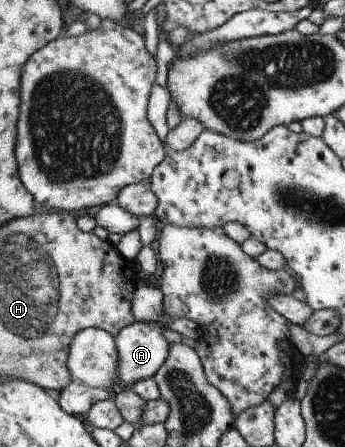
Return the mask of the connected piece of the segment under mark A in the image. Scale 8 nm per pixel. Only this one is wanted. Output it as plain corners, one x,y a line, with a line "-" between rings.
163,311
160,320
156,322
135,321
133,325
128,325
115,336
119,365
117,366
117,385
112,388
113,393
119,389
130,389
138,381
154,378
154,375
160,370
169,353
169,343
161,334
162,329
168,329
167,324
164,323
165,320
170,322

